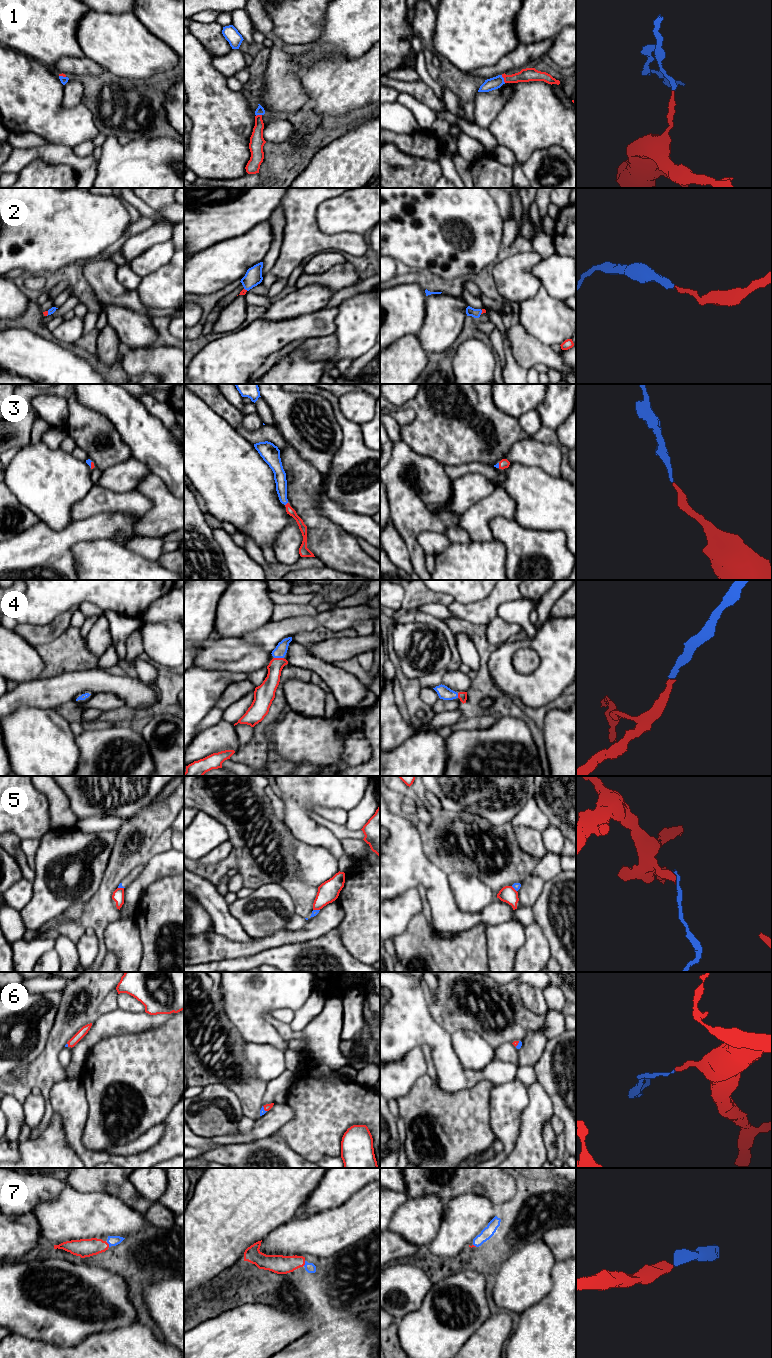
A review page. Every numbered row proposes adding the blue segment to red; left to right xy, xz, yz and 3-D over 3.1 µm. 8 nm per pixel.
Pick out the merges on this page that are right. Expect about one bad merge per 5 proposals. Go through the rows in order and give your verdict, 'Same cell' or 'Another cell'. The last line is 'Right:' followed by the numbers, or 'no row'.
1: Same cell
2: Same cell
3: Same cell
4: Same cell
5: Another cell
6: Same cell
7: Same cell
Right: 1, 2, 3, 4, 6, 7

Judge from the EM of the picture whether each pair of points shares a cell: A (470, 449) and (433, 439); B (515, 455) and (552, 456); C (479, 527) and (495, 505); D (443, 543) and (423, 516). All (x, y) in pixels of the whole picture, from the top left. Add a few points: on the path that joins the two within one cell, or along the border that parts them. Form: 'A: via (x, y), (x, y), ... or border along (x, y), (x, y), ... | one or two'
A: via (461, 440), (442, 439) | one
B: via (524, 455), (543, 455) | one
C: via (479, 522), (490, 510) | one
D: border along (443, 533), (422, 531), (416, 540) | two

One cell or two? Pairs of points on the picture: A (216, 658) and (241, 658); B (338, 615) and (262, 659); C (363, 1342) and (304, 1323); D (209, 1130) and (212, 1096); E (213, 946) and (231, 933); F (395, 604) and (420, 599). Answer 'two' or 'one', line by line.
A: one
B: two
C: two
D: one
E: two
F: two

